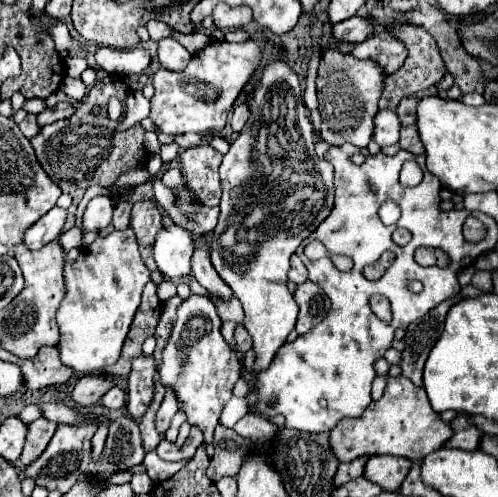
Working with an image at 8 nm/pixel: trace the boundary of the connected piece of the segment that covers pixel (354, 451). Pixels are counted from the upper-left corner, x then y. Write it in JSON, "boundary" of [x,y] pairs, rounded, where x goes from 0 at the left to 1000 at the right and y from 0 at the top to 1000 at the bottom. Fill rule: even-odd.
{"boundary":[[[813,757],[777,761],[777,781],[765,805],[745,809],[729,837],[685,845],[665,865],[665,901],[685,930],[705,930],[733,913],[785,913],[821,926],[845,926],[857,913],[882,905],[910,877],[906,857],[882,841],[865,821],[853,781],[833,777]]]}

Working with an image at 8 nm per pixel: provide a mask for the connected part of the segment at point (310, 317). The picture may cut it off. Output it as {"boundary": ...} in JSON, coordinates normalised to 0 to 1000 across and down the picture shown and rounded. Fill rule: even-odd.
{"boundary":[[[616,563],[616,567],[596,575],[592,608],[600,616],[600,644],[596,644],[596,656],[592,656],[592,664],[600,672],[620,668],[661,628],[661,600],[657,600],[657,592],[637,571],[629,571],[624,563]]]}

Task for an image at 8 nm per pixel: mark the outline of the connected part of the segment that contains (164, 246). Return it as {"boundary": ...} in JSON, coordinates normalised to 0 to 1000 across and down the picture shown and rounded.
{"boundary":[[[343,451],[331,455],[311,483],[311,527],[327,555],[371,559],[384,551],[388,479],[367,459]]]}

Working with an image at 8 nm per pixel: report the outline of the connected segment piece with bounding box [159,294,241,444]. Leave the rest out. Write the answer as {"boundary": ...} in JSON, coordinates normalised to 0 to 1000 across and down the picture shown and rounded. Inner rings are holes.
{"boundary":[[[388,592],[355,628],[355,644],[331,688],[327,728],[319,740],[319,769],[351,789],[359,825],[371,829],[384,857],[396,857],[408,869],[416,893],[428,889],[428,865],[440,853],[444,825],[460,809],[464,785],[484,757],[476,712],[448,684],[440,660],[444,640],[428,608],[412,596]]]}

